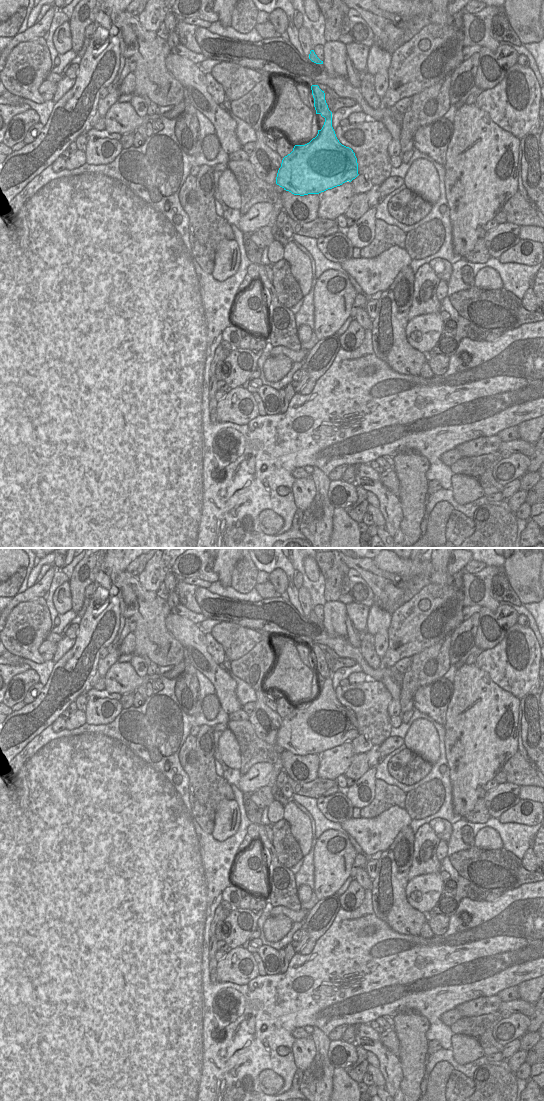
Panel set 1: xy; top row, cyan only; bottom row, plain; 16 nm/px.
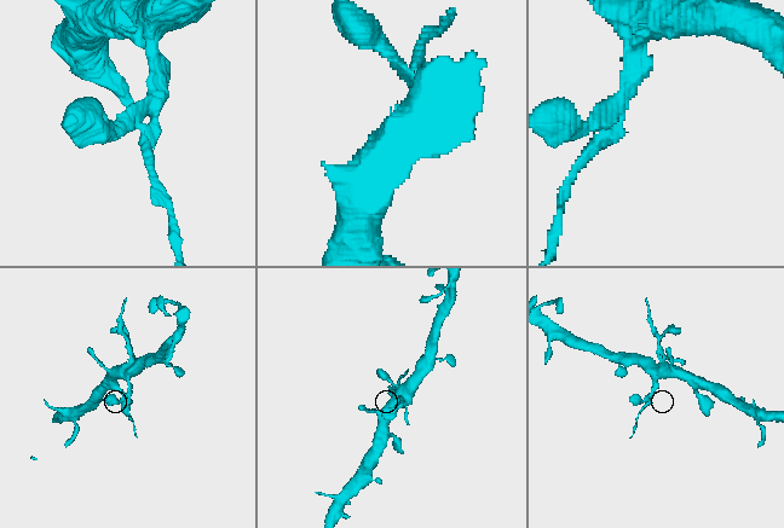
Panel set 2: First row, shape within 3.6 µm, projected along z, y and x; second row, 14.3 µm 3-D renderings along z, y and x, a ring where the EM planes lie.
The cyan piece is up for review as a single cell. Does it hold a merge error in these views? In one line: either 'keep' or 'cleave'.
cleave

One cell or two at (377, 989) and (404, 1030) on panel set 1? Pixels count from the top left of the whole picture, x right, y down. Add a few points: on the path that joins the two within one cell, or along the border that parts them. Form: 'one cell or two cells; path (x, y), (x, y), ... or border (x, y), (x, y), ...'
two cells; border (418, 1012), (398, 1013), (392, 1017)

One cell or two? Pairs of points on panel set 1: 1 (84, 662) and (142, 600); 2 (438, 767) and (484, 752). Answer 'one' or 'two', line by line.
1: two
2: two

